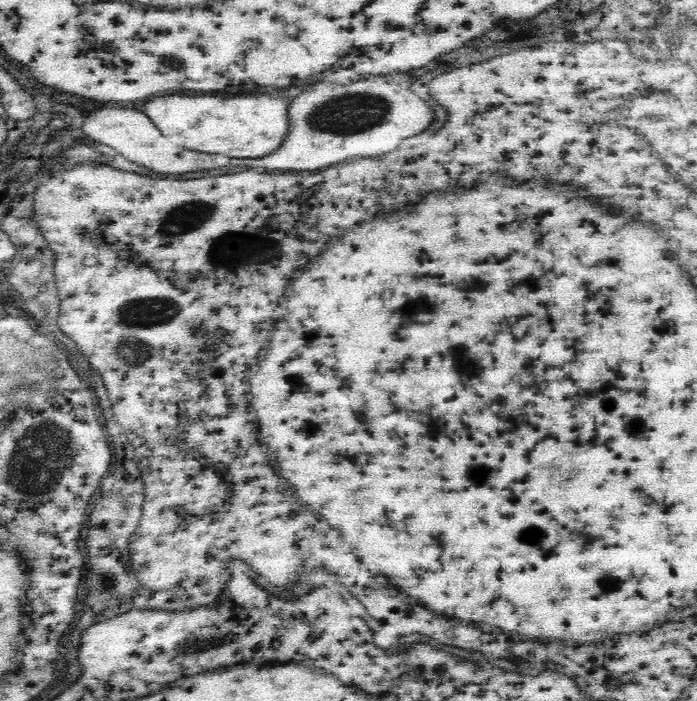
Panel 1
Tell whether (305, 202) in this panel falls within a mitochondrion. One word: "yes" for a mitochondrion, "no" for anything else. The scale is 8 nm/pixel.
no

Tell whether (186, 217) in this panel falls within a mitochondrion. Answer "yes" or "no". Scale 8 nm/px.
yes

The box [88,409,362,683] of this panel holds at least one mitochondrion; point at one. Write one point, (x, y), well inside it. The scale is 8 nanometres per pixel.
(107, 586)

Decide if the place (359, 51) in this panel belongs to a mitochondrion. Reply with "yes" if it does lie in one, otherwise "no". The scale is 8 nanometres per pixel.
no

